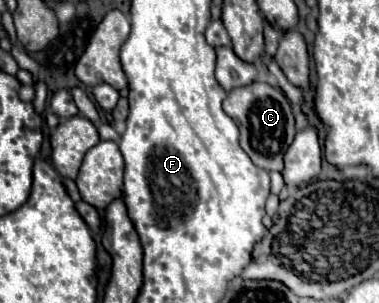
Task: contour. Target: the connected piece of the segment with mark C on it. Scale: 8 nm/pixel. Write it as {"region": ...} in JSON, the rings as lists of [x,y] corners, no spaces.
{"region":[[[255,81],[253,85],[229,91],[223,101],[223,111],[239,127],[241,149],[251,161],[265,171],[283,171],[283,153],[287,153],[295,137],[295,117],[285,93],[279,87]]]}

